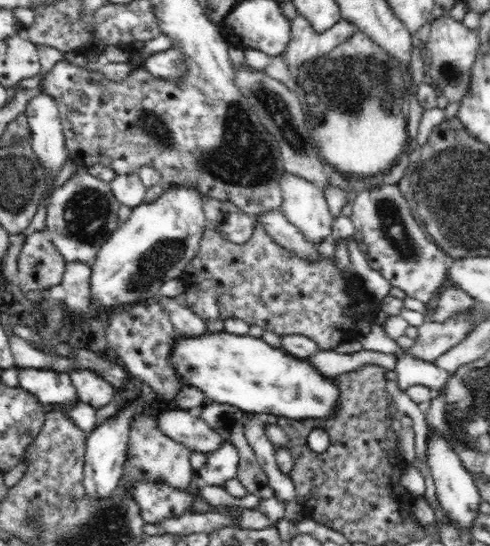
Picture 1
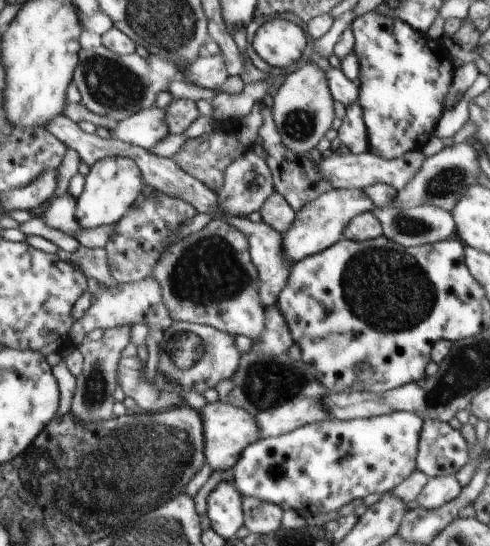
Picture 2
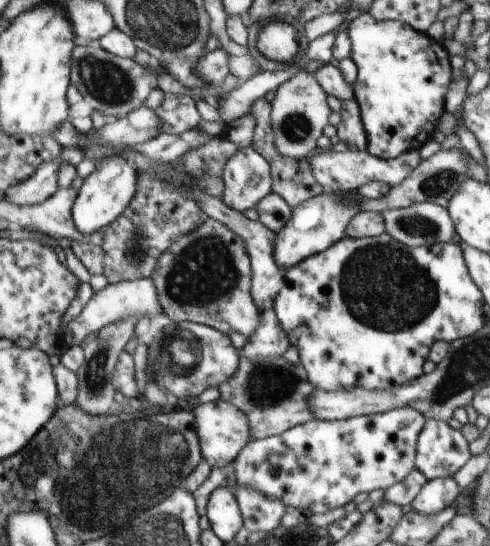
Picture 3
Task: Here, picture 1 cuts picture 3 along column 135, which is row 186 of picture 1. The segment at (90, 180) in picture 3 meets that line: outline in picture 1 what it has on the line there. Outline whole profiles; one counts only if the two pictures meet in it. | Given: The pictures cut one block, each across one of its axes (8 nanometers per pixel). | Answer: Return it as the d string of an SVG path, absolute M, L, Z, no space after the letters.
M169 185L168 190L165 190L158 200L136 206L130 219L120 224L112 236L98 248L98 254L90 265L90 297L99 316L120 305L155 301L160 296L159 291L164 284L181 278L186 264L196 256L200 240L208 228L203 208L207 197L198 190L193 186Z

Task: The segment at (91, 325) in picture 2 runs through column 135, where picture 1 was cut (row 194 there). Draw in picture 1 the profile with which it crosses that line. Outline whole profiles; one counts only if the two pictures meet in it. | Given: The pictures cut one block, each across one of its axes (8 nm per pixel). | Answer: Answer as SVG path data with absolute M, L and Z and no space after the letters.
M286 171L281 175L279 184L283 199L279 209L281 214L292 225L298 227L298 230L308 241L319 244L324 238L328 238L332 232L332 224L335 218L330 213L324 191L316 184Z

